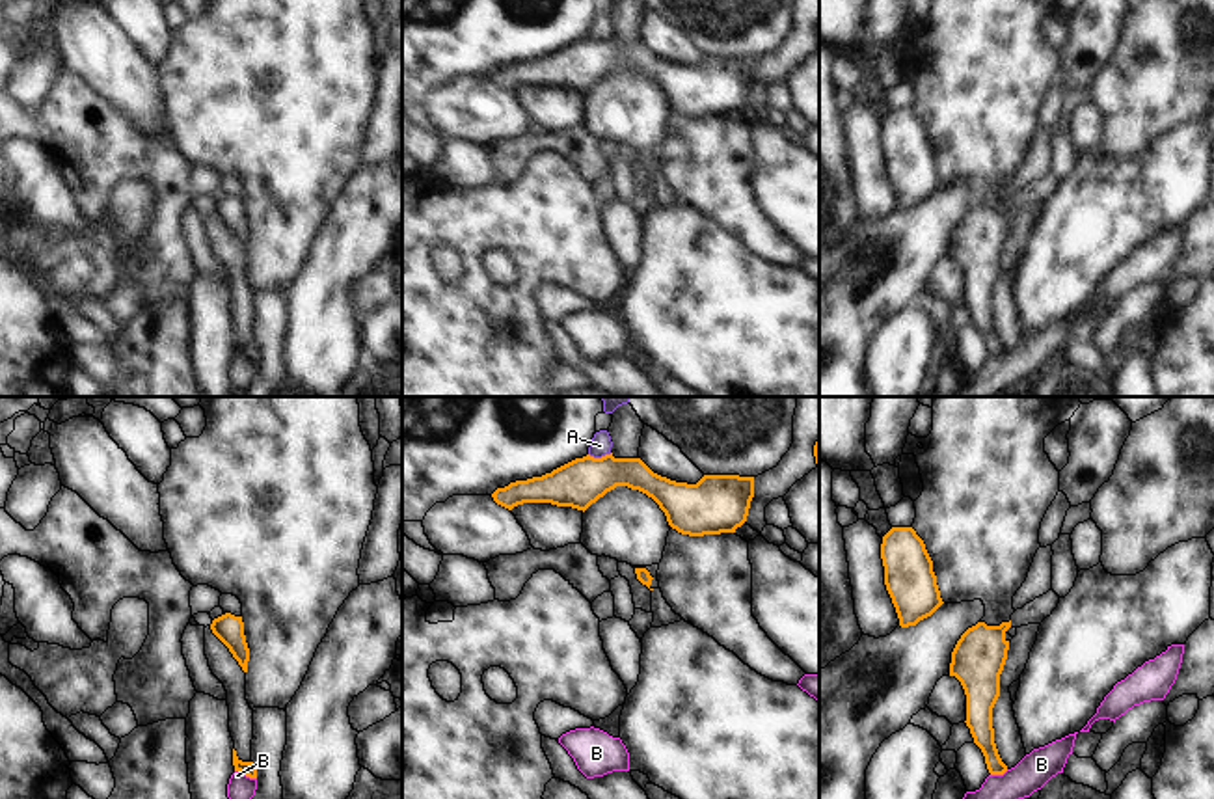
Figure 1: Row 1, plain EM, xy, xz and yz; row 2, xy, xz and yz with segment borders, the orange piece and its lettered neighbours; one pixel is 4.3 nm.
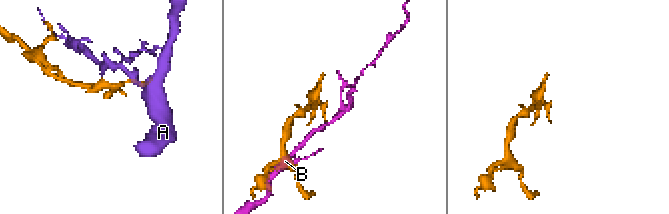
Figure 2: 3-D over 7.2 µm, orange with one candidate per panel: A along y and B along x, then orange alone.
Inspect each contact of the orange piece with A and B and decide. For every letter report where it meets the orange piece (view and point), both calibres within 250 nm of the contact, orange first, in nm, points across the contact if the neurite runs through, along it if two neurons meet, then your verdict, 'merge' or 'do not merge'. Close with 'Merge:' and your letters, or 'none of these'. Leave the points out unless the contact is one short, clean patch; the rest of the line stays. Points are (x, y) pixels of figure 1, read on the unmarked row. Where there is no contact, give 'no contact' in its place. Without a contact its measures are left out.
A: meets orange in xz at (602, 40); 200 nm thick on the orange side, 90 nm on the other; border along xz (611, 36), (589, 38); do not merge
B: meets orange in xy at (246, 358); 60 nm thick on the orange side, 120 nm on the other; border along xy (235, 352), (256, 362); do not merge
Merge: none of these

